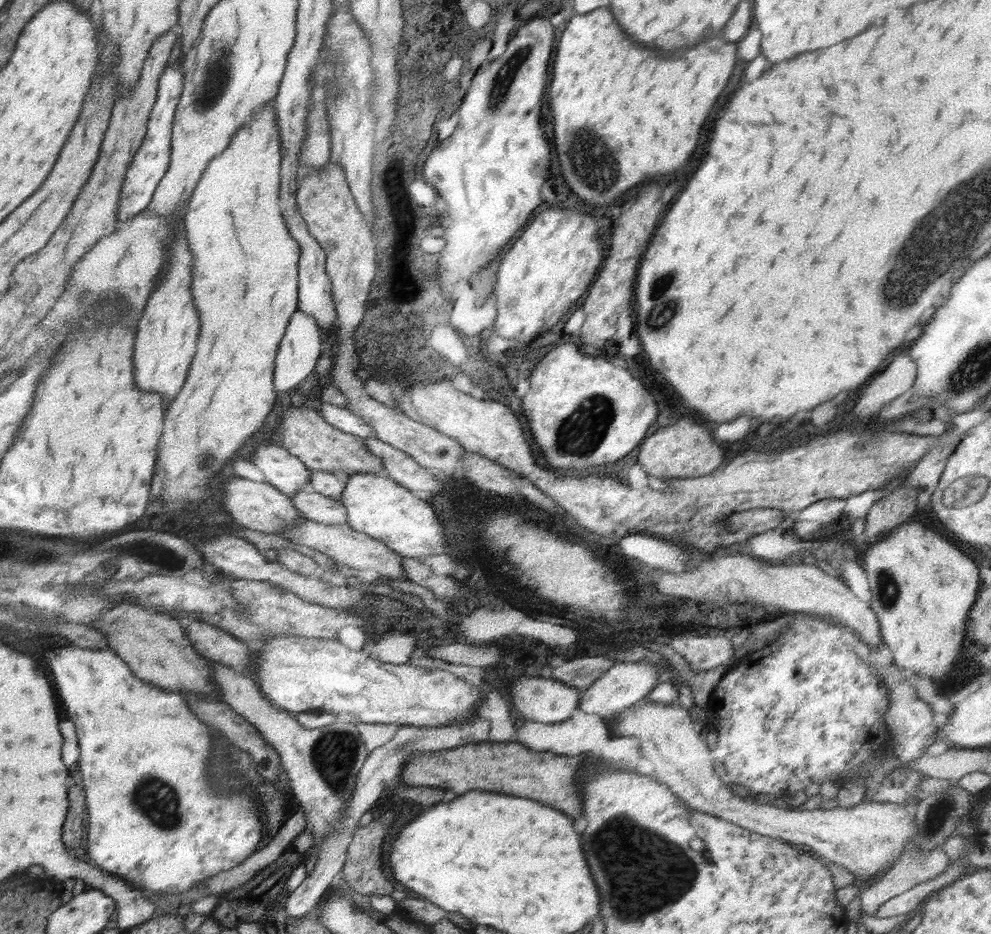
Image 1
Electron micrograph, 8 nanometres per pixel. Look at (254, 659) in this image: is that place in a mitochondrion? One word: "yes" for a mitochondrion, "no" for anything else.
no

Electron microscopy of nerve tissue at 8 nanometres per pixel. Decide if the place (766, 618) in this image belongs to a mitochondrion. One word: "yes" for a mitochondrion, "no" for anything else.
no

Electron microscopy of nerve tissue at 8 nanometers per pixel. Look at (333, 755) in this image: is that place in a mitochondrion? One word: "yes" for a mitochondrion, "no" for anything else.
yes

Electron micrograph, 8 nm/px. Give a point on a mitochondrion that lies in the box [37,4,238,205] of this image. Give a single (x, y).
(215, 78)

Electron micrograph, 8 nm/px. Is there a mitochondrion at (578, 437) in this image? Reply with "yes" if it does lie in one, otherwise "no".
yes

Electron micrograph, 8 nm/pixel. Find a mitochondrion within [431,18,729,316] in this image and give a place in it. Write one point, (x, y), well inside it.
(590, 154)

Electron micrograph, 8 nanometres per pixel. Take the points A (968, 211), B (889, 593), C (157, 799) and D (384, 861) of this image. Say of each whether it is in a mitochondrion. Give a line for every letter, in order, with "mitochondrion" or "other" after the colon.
A: mitochondrion
B: mitochondrion
C: mitochondrion
D: other

